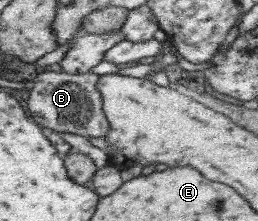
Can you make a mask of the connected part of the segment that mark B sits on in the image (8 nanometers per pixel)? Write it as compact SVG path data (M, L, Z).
M43 71L39 72L30 84L28 109L36 122L46 131L70 132L86 139L103 138L106 140L111 124L104 112L102 92L98 87L100 77L91 72L72 73Z

